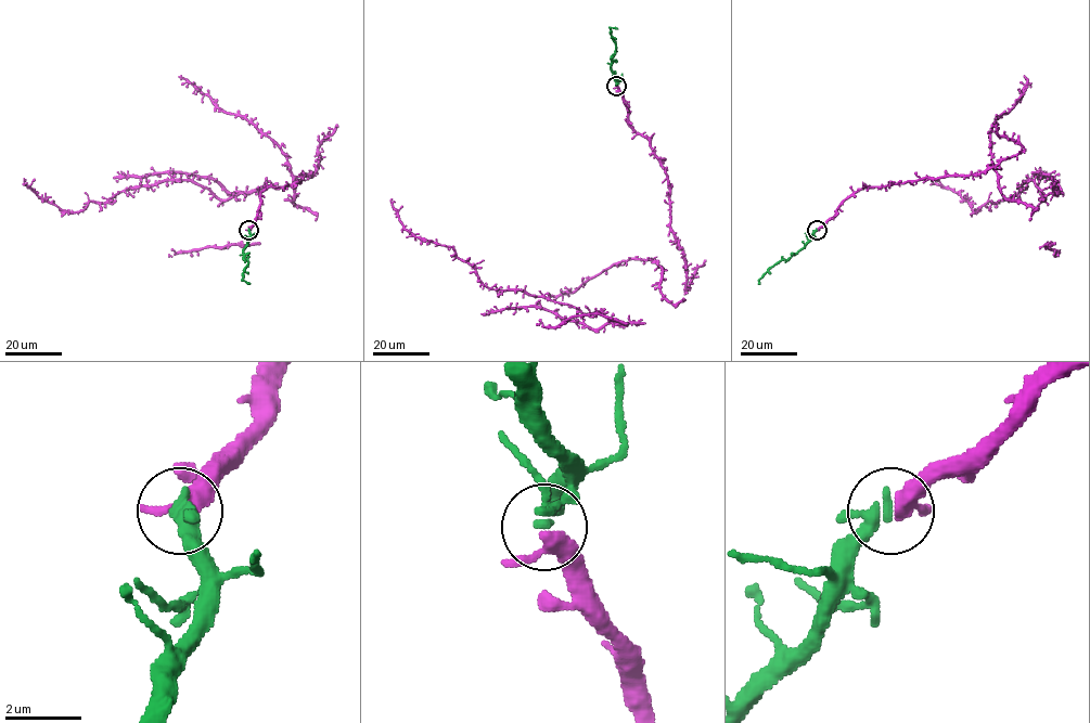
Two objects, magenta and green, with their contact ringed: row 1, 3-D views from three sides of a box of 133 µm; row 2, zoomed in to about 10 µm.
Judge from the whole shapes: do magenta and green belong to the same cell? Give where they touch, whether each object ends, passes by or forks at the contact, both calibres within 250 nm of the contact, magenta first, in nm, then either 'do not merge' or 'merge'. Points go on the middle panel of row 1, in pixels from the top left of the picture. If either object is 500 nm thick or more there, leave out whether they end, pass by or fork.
(616, 86) | magenta passes by | green passes by | 360/260 nm | merge

